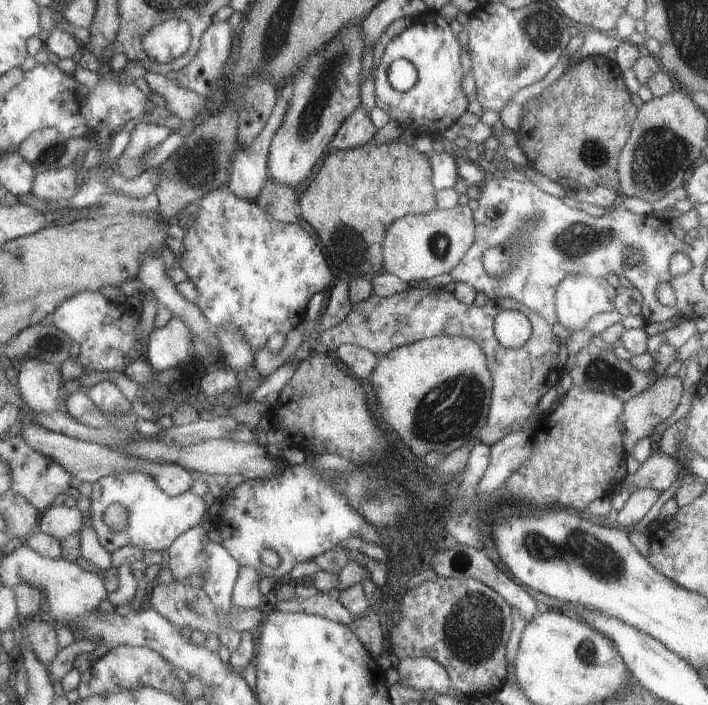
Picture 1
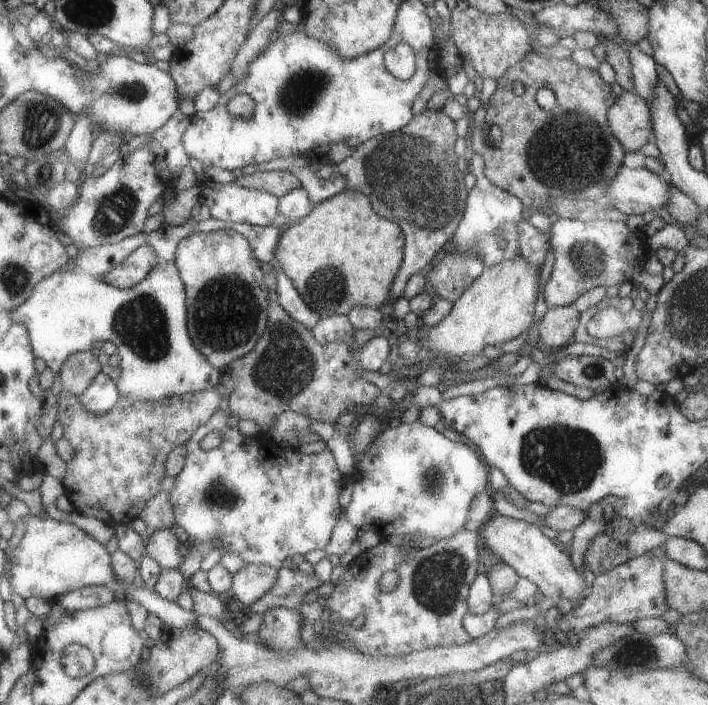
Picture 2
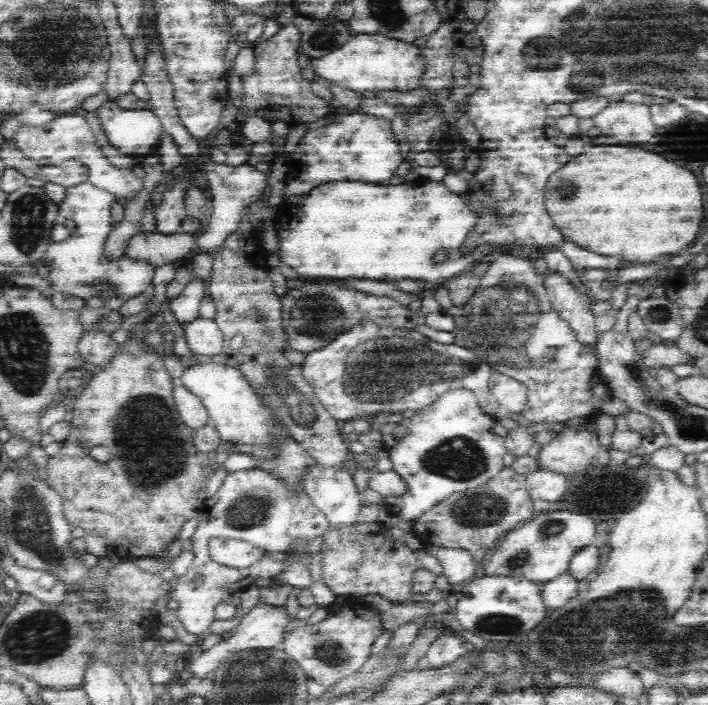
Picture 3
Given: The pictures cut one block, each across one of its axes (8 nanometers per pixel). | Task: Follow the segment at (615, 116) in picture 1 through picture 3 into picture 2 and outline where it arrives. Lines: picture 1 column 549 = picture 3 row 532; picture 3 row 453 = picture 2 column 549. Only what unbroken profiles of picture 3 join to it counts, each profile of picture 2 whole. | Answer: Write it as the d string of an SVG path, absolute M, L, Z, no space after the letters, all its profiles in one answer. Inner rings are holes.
M529 54L527 60L517 64L517 68L511 68L501 80L497 80L497 84L499 88L487 106L485 128L471 126L469 130L475 154L481 154L485 158L489 182L507 190L509 194L519 198L525 208L533 210L539 210L545 204L545 198L557 198L557 196L565 196L569 200L591 200L591 202L601 200L607 182L615 176L617 168L623 164L625 152L611 136L607 126L607 110L617 100L617 96L599 78L599 74L595 70L587 70L573 64L571 58L545 60L537 58L537 54ZM541 88L551 90L551 94L555 96L555 104L551 110L543 110L535 102L535 94ZM491 124L501 126L505 134L501 144L493 144L491 138L487 136L487 128Z

